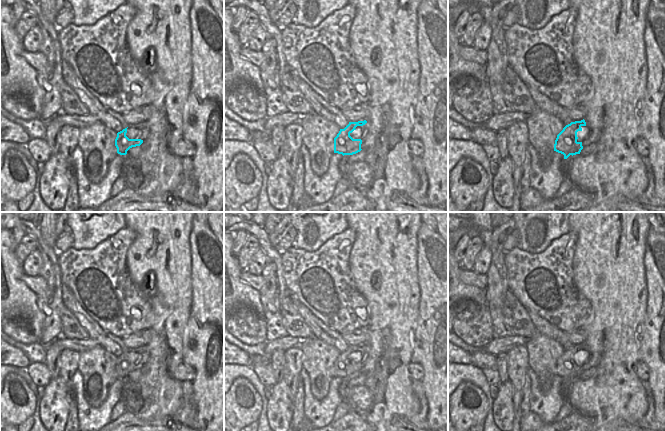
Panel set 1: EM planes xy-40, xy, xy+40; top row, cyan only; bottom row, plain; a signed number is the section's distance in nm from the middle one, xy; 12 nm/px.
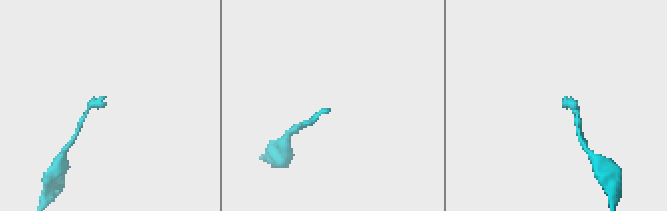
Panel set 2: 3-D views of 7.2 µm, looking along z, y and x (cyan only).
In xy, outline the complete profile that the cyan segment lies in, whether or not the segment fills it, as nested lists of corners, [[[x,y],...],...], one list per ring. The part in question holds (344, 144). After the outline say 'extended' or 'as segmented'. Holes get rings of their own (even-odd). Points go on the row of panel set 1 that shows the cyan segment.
[[[364,121],[349,122],[344,128],[340,129],[334,138],[334,153],[353,155],[360,152],[362,139],[369,130],[369,123]]]; extended

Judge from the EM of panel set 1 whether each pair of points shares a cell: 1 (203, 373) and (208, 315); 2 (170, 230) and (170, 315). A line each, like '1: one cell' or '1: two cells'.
1: one cell
2: one cell

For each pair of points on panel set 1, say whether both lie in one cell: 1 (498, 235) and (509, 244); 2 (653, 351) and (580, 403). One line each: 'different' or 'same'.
1: different
2: different

